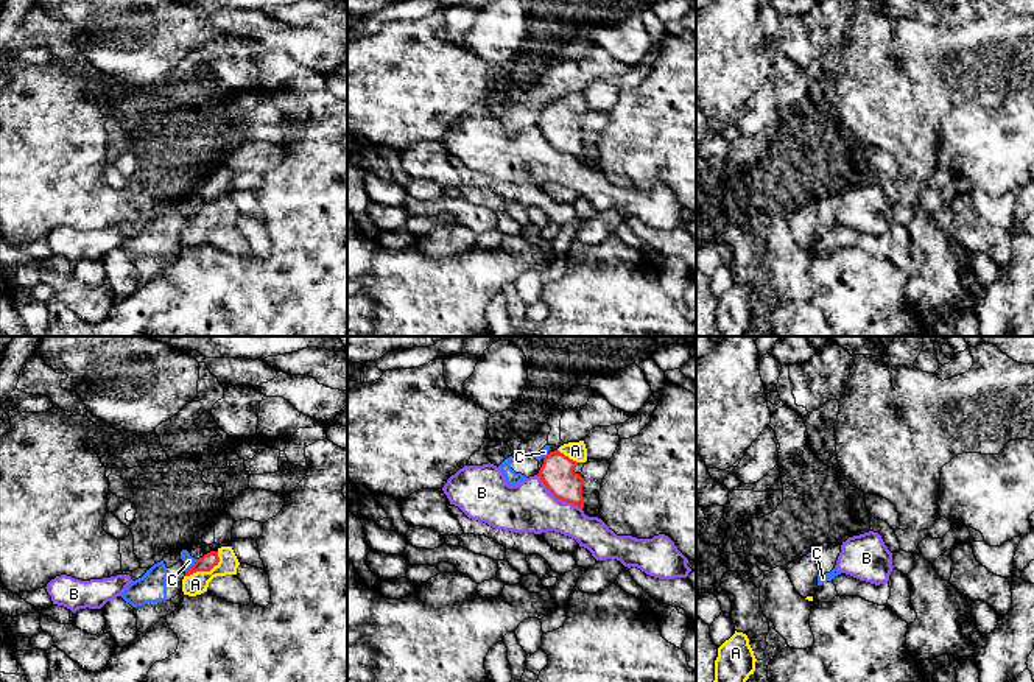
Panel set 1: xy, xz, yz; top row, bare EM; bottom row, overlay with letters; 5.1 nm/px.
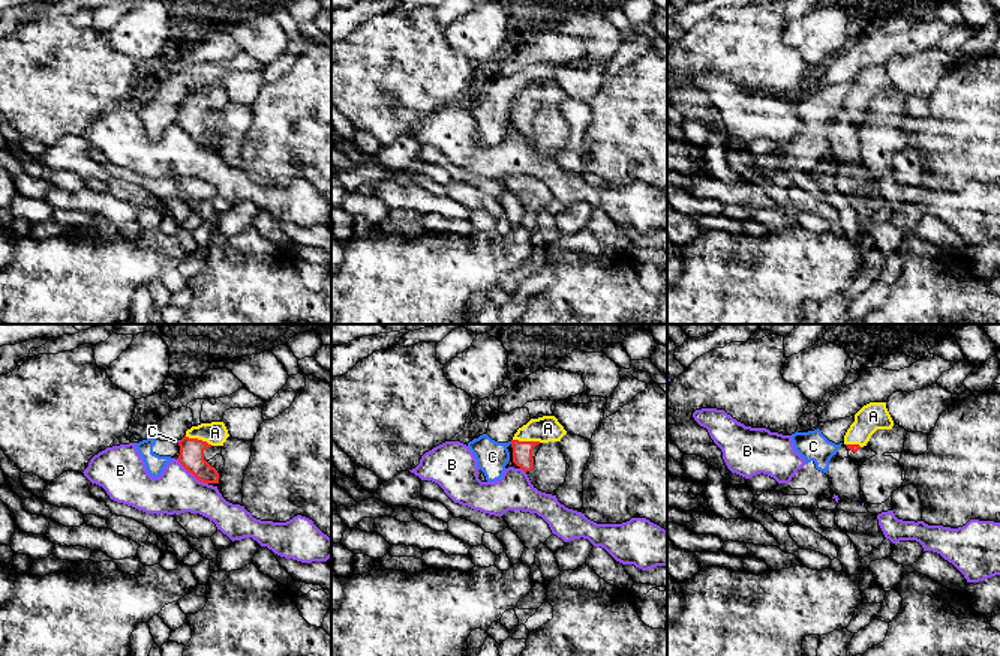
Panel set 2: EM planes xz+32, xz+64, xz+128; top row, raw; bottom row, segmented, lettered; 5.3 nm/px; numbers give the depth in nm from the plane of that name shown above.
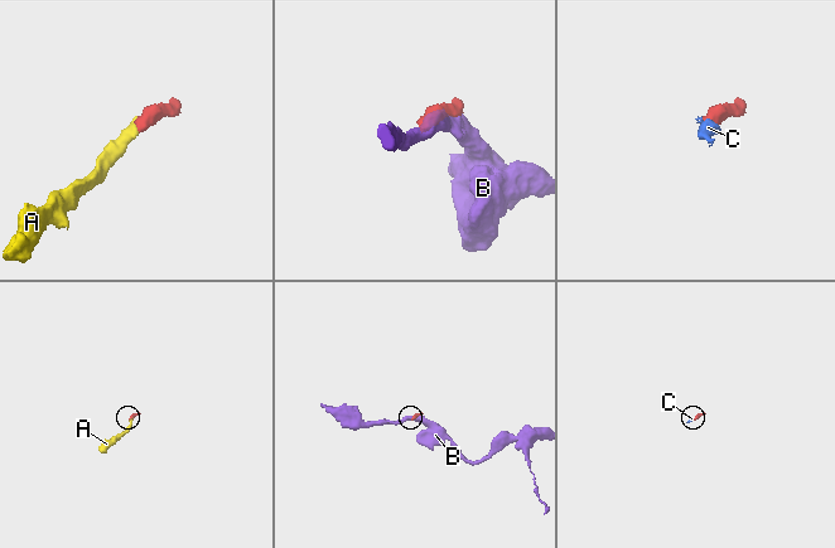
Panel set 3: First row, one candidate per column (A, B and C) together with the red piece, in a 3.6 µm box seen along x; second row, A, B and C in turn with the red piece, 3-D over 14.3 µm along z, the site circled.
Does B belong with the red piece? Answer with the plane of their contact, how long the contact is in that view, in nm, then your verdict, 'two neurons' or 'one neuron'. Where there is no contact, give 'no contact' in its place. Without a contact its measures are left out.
xz | 300 nm | two neurons

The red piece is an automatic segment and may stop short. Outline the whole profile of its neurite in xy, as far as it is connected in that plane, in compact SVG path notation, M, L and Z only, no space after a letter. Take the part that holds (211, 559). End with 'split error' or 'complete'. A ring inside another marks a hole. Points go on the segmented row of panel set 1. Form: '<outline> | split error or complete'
M221 547L210 551L187 570L182 579L182 592L196 596L207 592L209 582L216 576L237 575L240 562L232 547Z | split error

